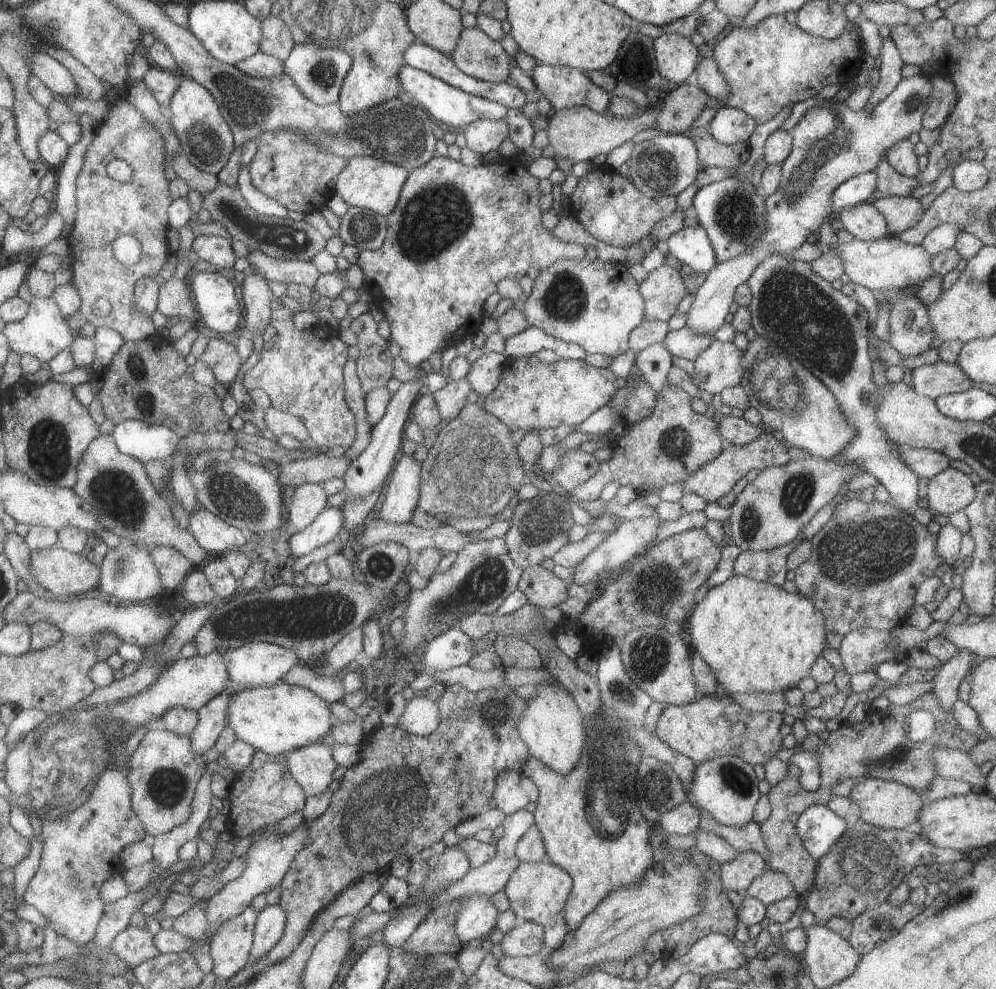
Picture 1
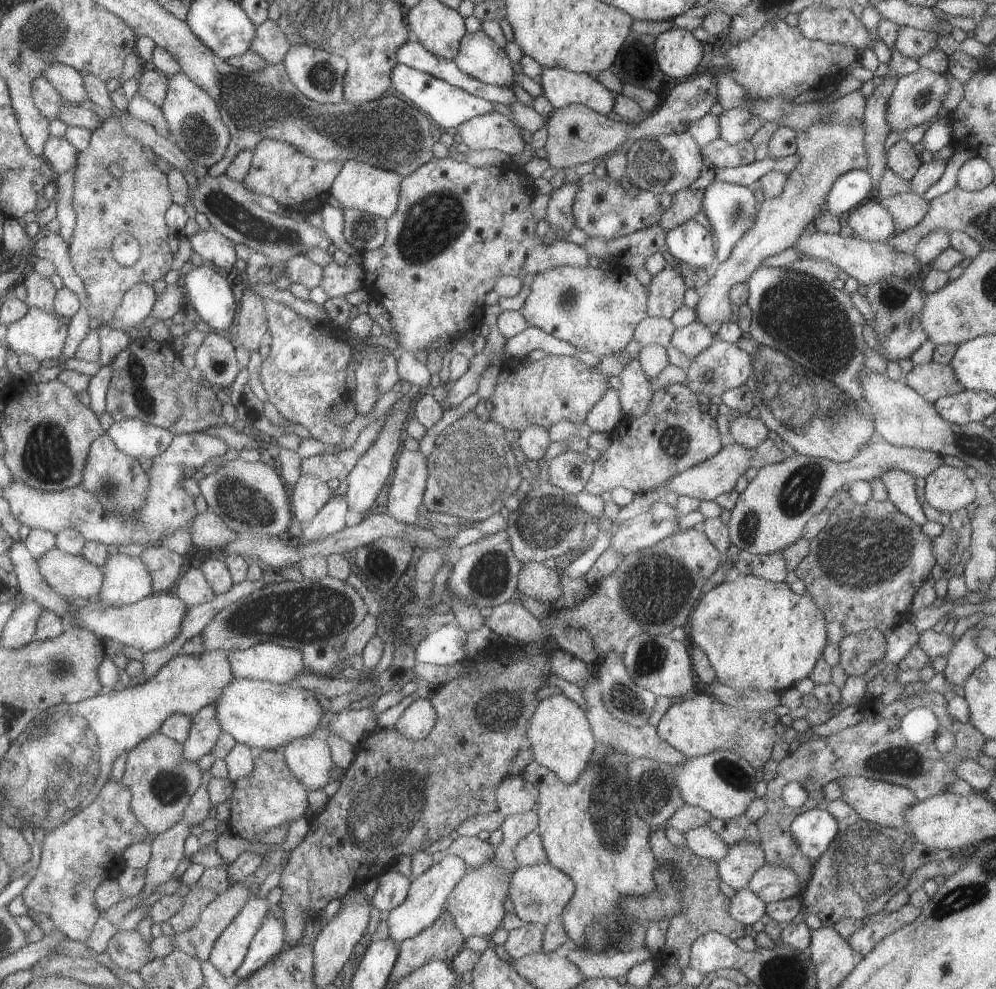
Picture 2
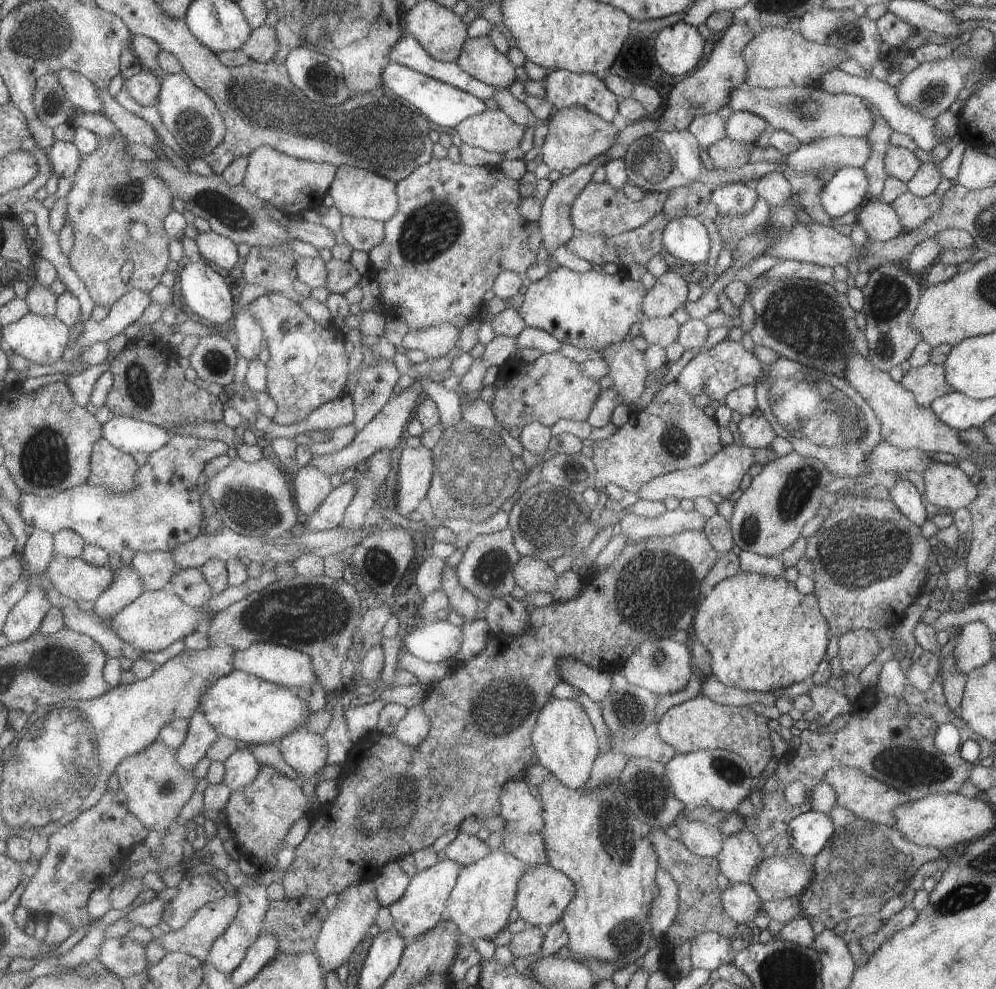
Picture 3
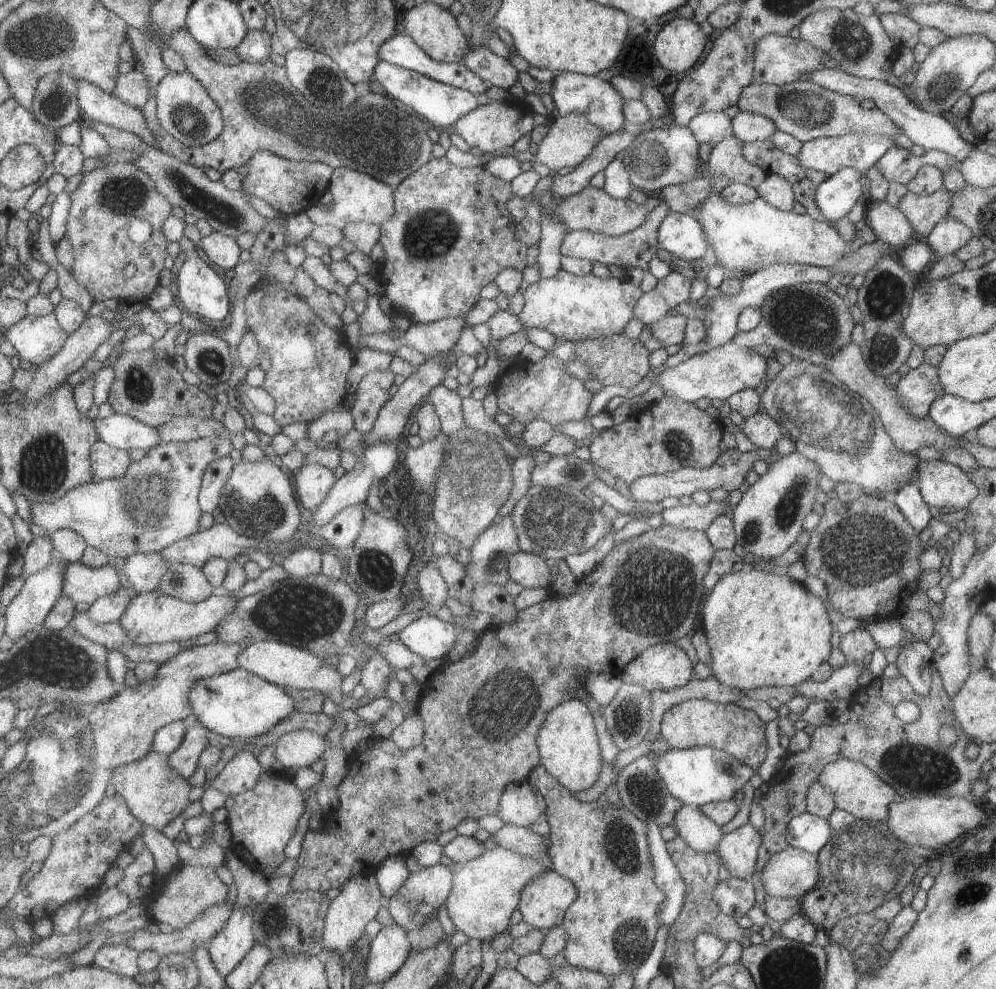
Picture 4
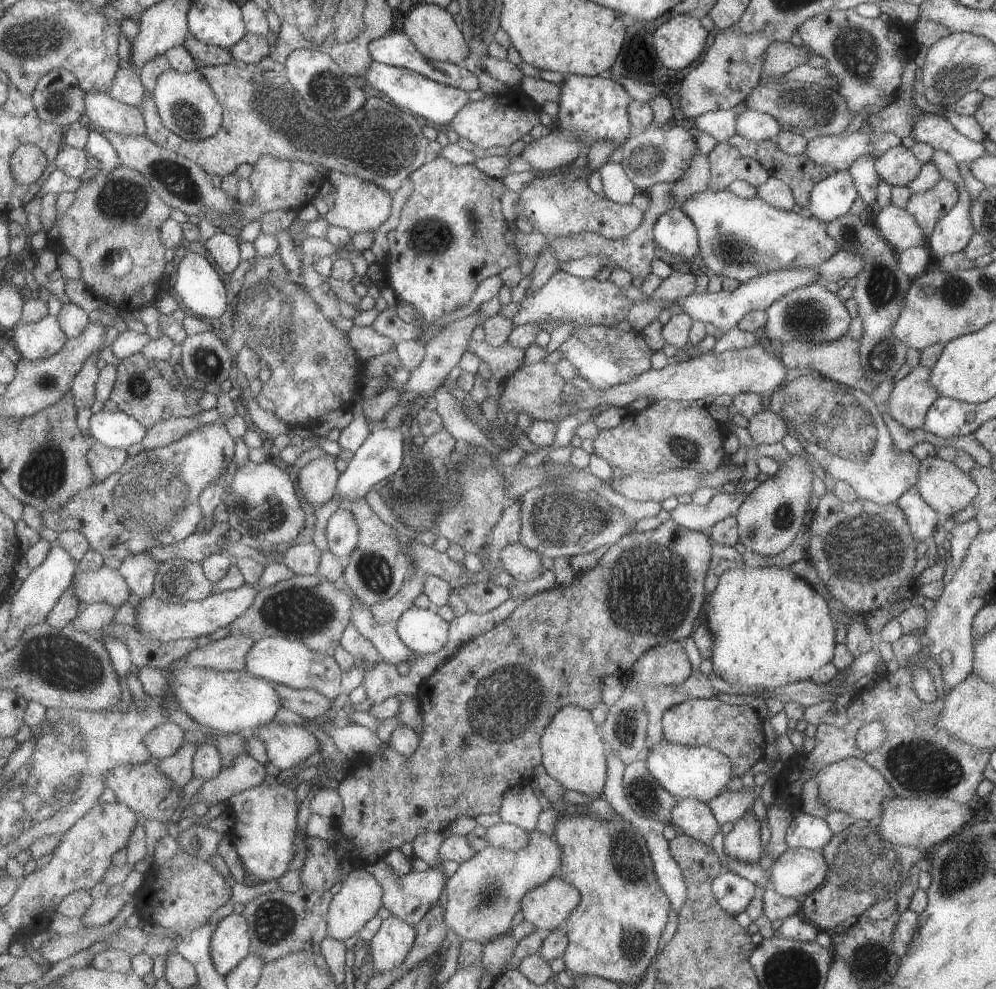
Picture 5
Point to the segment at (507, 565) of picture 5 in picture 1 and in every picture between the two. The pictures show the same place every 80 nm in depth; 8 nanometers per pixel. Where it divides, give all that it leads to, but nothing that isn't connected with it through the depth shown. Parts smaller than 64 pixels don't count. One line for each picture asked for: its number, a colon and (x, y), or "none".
1: (542, 588)
2: (536, 581)
3: (531, 575)
4: (526, 569)

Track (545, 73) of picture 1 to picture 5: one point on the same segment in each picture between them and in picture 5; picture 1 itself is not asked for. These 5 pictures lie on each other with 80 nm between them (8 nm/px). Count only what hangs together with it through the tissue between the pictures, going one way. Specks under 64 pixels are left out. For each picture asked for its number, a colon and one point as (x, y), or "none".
2: (560, 86)
3: (563, 88)
4: (597, 101)
5: (593, 109)

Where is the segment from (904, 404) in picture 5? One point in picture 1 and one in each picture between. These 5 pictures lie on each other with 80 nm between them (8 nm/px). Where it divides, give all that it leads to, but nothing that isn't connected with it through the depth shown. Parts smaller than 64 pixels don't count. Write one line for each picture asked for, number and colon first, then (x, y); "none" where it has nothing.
1: (940, 378)
2: (930, 380)
3: (927, 383)
4: (919, 387)

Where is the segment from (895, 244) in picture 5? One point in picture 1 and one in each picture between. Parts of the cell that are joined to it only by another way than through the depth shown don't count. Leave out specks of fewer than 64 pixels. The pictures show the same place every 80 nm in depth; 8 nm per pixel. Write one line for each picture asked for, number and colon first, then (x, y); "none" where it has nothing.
1: (862, 221)
2: (869, 220)
3: (880, 222)
4: (887, 223)

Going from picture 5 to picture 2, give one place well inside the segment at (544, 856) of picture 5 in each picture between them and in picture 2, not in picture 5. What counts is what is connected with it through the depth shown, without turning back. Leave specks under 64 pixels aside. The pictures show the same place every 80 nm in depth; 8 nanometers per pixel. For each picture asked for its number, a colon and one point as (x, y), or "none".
2: (475, 903)
3: (483, 894)
4: (484, 892)

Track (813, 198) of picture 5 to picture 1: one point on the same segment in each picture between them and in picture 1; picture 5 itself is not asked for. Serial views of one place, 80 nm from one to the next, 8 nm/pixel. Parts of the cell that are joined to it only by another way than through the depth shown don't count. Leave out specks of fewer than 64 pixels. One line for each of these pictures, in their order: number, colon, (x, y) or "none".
1: (859, 189)
2: (850, 189)
3: (846, 190)
4: (835, 196)

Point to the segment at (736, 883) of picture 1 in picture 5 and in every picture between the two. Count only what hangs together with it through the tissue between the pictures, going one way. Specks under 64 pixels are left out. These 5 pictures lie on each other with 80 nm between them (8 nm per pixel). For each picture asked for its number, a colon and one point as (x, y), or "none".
2: (735, 869)
3: (740, 855)
4: (738, 849)
5: (742, 842)

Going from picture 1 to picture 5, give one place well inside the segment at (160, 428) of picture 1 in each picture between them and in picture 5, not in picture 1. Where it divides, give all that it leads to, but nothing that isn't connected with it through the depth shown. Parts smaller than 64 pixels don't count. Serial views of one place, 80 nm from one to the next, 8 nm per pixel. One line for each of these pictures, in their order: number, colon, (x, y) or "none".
2: (137, 438)
3: (129, 434)
4: (122, 431)
5: (118, 430)

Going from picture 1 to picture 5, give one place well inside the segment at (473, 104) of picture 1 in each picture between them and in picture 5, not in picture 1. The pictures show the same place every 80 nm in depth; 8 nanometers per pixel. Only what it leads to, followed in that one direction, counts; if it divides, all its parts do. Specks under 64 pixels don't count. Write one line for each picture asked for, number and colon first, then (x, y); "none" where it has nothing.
2: (447, 106)
3: (444, 105)
4: (442, 105)
5: (426, 100)

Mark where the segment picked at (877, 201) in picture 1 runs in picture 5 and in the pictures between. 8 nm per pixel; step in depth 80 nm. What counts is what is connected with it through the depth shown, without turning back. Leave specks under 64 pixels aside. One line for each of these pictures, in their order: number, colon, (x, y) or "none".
2: (906, 209)
3: (912, 210)
4: (922, 212)
5: (927, 207)

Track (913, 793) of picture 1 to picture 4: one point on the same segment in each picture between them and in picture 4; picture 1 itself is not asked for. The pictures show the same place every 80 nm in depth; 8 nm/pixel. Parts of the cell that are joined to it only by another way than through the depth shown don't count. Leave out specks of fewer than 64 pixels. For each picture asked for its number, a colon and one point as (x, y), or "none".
2: (878, 802)
3: (867, 798)
4: (856, 789)

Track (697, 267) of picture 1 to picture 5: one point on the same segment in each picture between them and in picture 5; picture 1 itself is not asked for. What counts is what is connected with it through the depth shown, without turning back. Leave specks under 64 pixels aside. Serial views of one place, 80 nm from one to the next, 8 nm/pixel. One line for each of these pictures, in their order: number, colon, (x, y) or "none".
2: (691, 243)
3: (685, 238)
4: (681, 235)
5: (674, 232)

